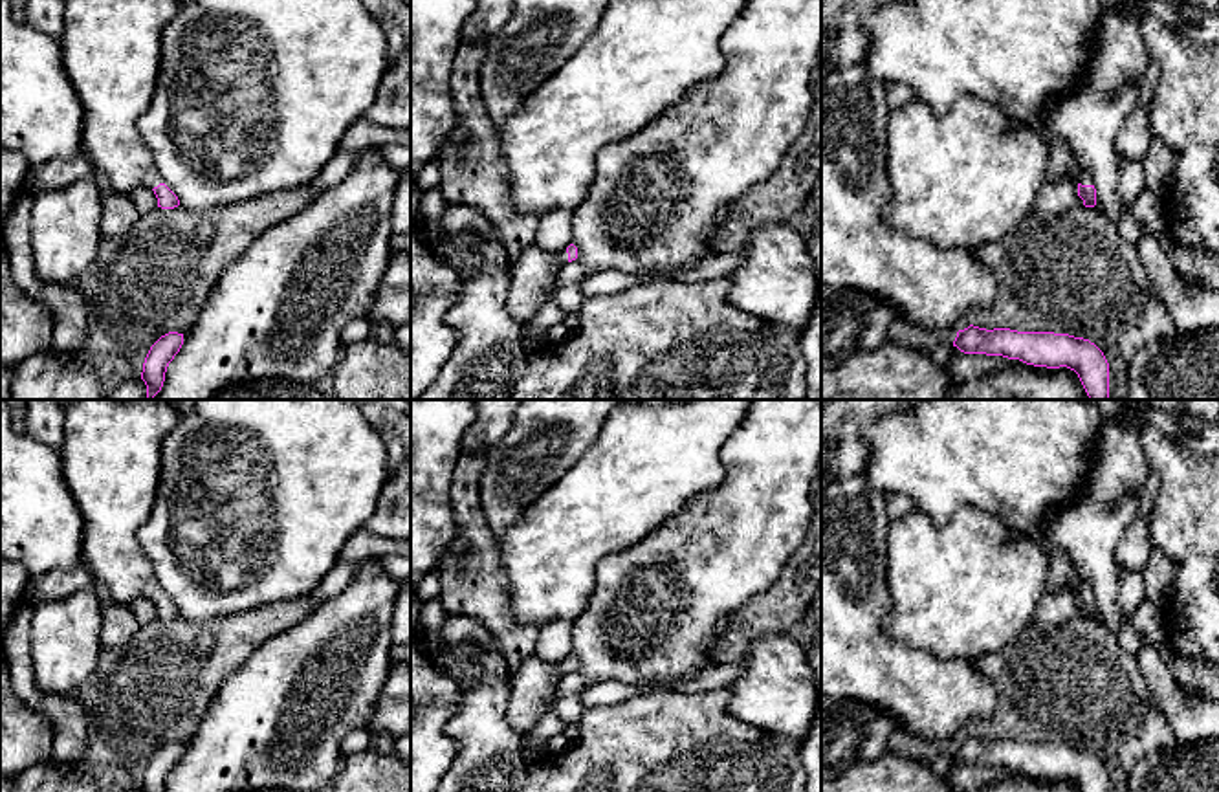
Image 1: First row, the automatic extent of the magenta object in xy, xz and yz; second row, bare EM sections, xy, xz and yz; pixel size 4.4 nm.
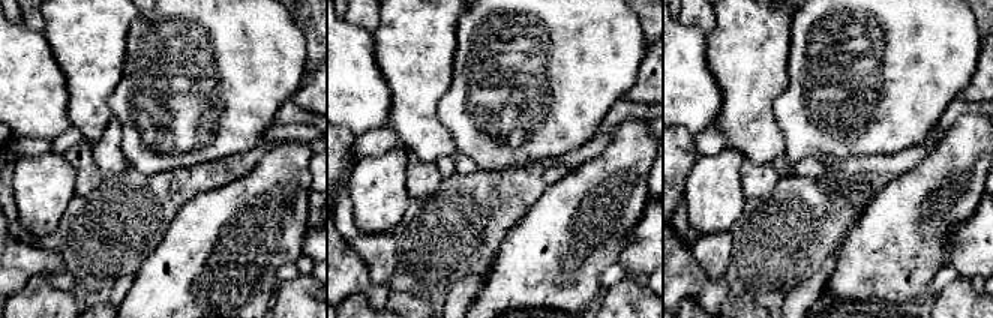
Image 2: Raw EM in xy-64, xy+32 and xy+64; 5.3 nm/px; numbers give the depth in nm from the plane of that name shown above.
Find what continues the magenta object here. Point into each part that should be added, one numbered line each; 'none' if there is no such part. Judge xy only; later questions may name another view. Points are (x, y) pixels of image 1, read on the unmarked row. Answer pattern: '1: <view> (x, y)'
1: xy (110, 455)

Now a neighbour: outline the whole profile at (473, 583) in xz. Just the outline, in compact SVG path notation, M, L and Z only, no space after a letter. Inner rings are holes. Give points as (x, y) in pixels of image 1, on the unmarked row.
M460 455L451 482L456 532L445 546L436 574L447 614L471 616L489 629L510 673L535 654L537 625L515 622L497 537L480 506L480 473L486 455Z

